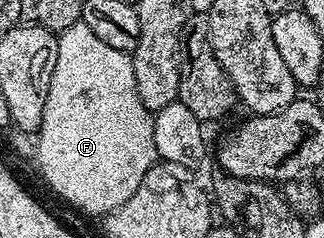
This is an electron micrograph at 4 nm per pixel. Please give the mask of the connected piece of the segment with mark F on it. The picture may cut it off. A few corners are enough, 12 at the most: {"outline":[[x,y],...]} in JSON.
{"outline":[[58,35],[34,158],[102,216],[157,162],[128,52]]}

